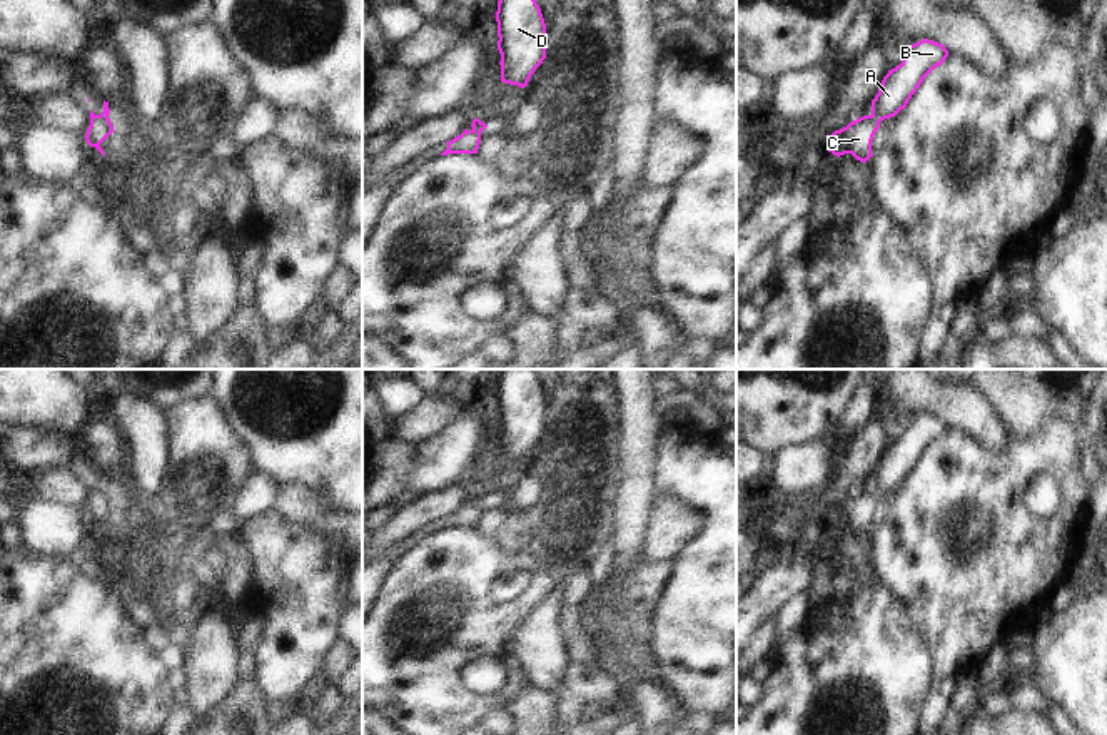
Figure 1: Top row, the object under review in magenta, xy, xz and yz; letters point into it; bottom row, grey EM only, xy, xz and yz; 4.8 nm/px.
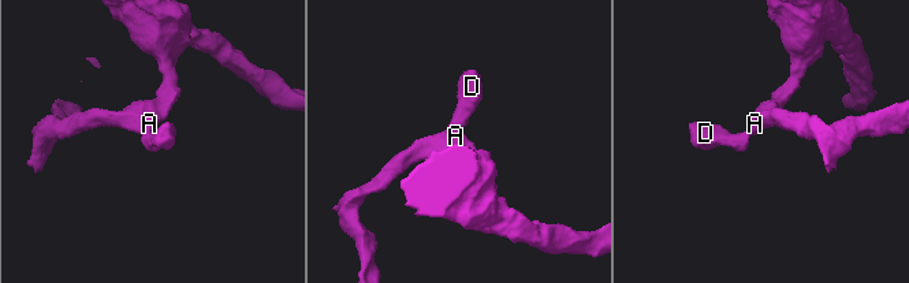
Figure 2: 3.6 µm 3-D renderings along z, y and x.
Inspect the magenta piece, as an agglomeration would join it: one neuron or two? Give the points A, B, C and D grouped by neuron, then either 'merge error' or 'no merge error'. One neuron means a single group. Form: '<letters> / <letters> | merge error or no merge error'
A B C D | no merge error

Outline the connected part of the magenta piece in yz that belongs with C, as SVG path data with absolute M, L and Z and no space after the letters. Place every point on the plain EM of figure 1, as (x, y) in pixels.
M928 413L908 419L907 424L902 438L883 451L878 468L872 474L872 488L835 504L826 514L828 526L837 531L852 528L865 538L873 530L872 514L880 496L905 483L923 453L948 431L948 424L942 418Z

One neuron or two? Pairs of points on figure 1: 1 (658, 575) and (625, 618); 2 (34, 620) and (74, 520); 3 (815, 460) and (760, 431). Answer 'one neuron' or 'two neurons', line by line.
1: one neuron
2: two neurons
3: two neurons

